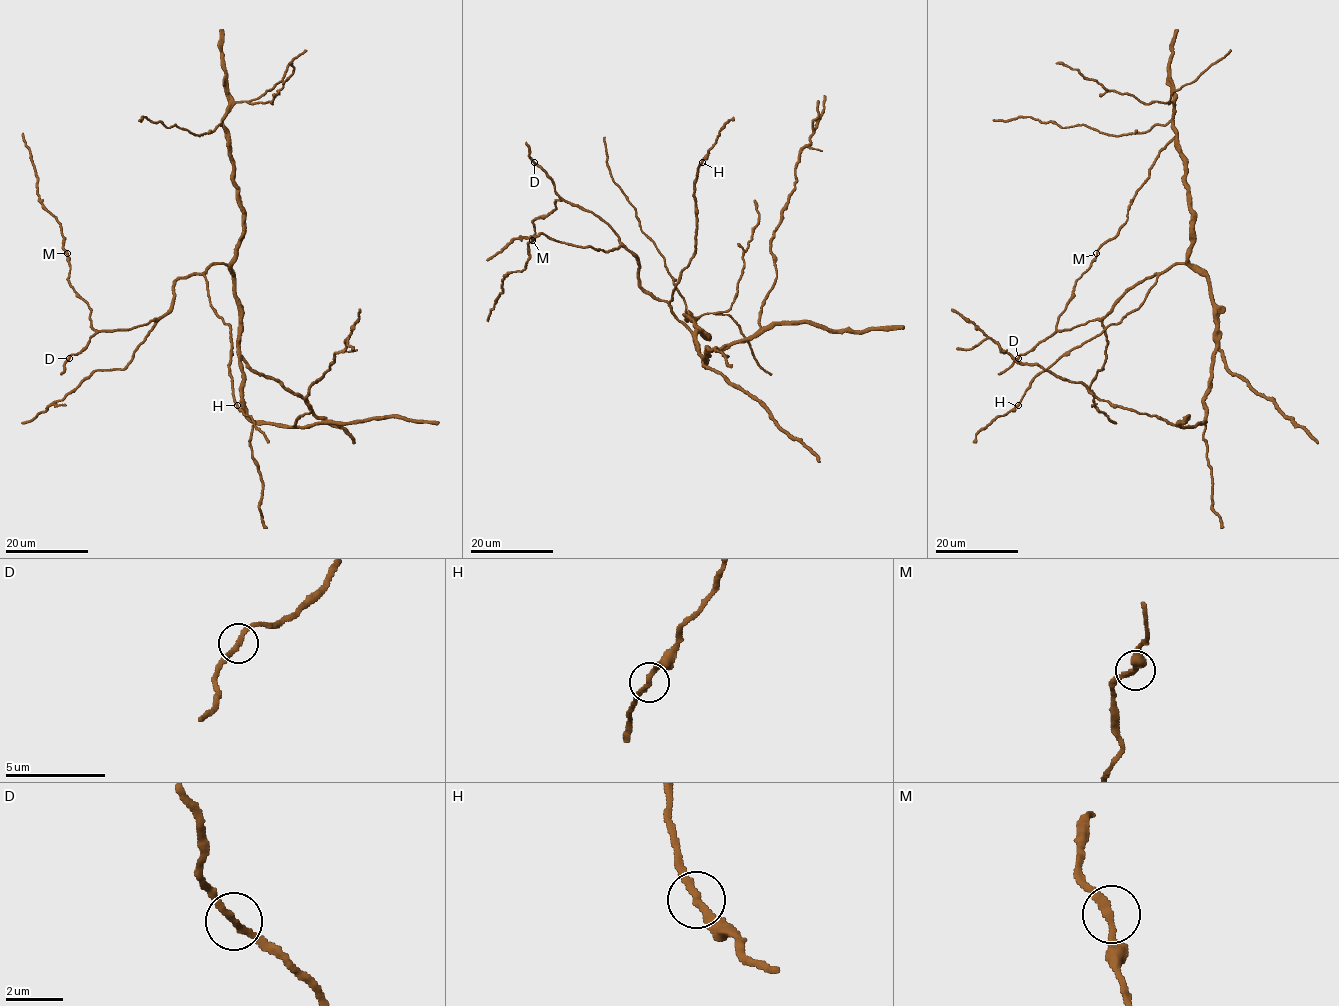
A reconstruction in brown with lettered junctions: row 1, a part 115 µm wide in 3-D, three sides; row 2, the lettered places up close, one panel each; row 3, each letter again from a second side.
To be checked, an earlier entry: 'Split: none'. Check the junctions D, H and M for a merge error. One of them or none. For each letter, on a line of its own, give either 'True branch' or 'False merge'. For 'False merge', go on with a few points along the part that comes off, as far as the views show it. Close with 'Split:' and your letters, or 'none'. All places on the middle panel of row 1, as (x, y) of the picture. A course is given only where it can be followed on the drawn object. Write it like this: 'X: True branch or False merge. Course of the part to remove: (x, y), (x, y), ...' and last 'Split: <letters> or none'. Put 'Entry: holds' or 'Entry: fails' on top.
Entry: holds
D: True branch
H: True branch
M: True branch
Split: none

